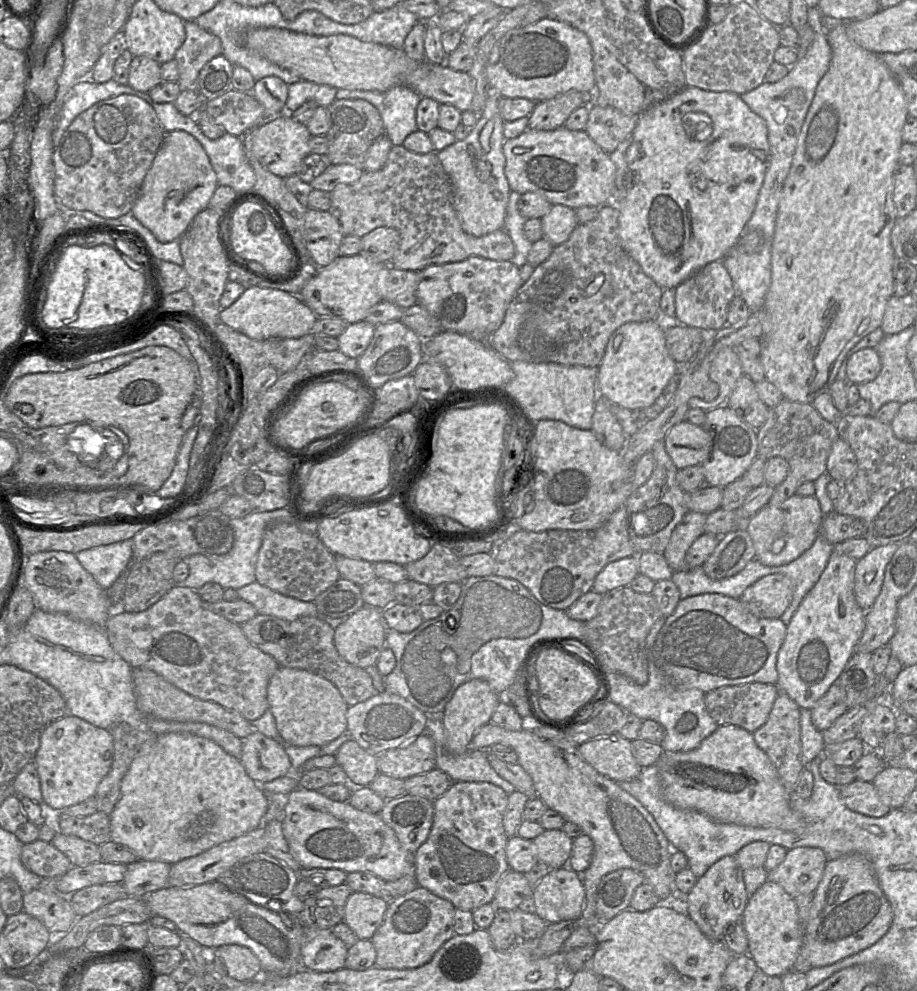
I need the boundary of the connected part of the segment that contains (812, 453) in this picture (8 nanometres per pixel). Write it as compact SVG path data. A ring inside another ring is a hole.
M784 399L777 406L770 408L766 422L756 430L757 435L757 456L769 459L771 457L782 457L789 464L789 472L785 480L775 487L770 498L769 505L777 505L790 496L794 495L798 487L807 481L815 481L820 475L826 472L826 463L833 442L839 437L836 425L822 418L812 404L800 403Z

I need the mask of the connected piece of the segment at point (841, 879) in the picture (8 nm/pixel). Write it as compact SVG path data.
M852 853L828 860L804 929L805 959L811 968L834 964L874 945L887 933L892 921L892 907L867 857Z

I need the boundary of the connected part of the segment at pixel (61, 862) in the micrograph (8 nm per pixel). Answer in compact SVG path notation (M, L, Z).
M36 840L24 844L21 852L22 864L41 878L58 878L72 866L68 857L51 842Z

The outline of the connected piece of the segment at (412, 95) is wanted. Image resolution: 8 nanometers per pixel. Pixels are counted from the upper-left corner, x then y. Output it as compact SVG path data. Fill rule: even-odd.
M396 85L386 91L337 89L336 99L363 99L380 113L384 134L393 145L403 144L406 137L418 130L416 109L421 96L408 85Z

